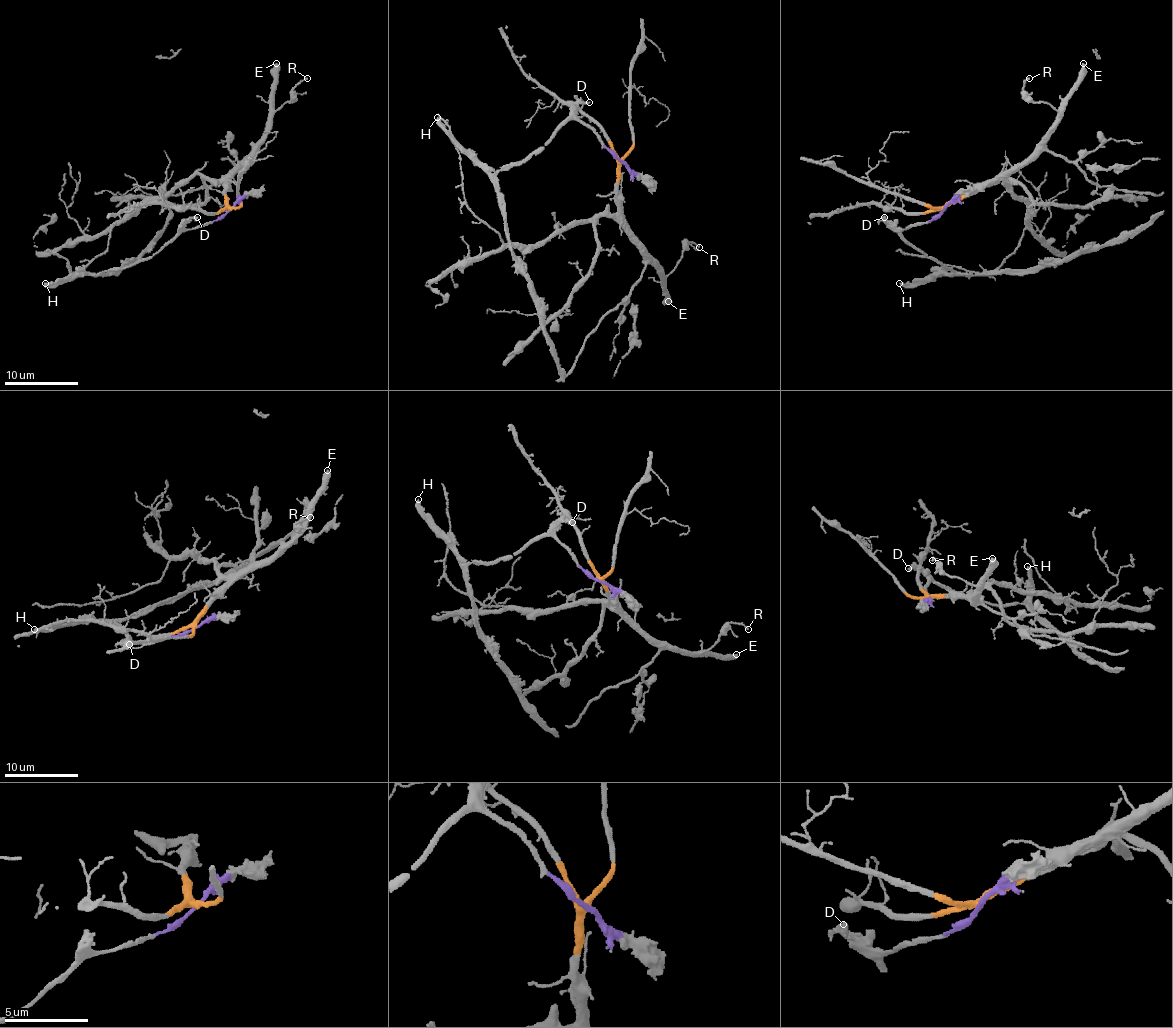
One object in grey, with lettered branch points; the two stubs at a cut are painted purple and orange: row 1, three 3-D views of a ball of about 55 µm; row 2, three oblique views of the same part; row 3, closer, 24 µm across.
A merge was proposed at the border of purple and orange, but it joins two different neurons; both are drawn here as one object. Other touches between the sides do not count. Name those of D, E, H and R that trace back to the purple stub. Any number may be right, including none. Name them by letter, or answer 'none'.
D, H

